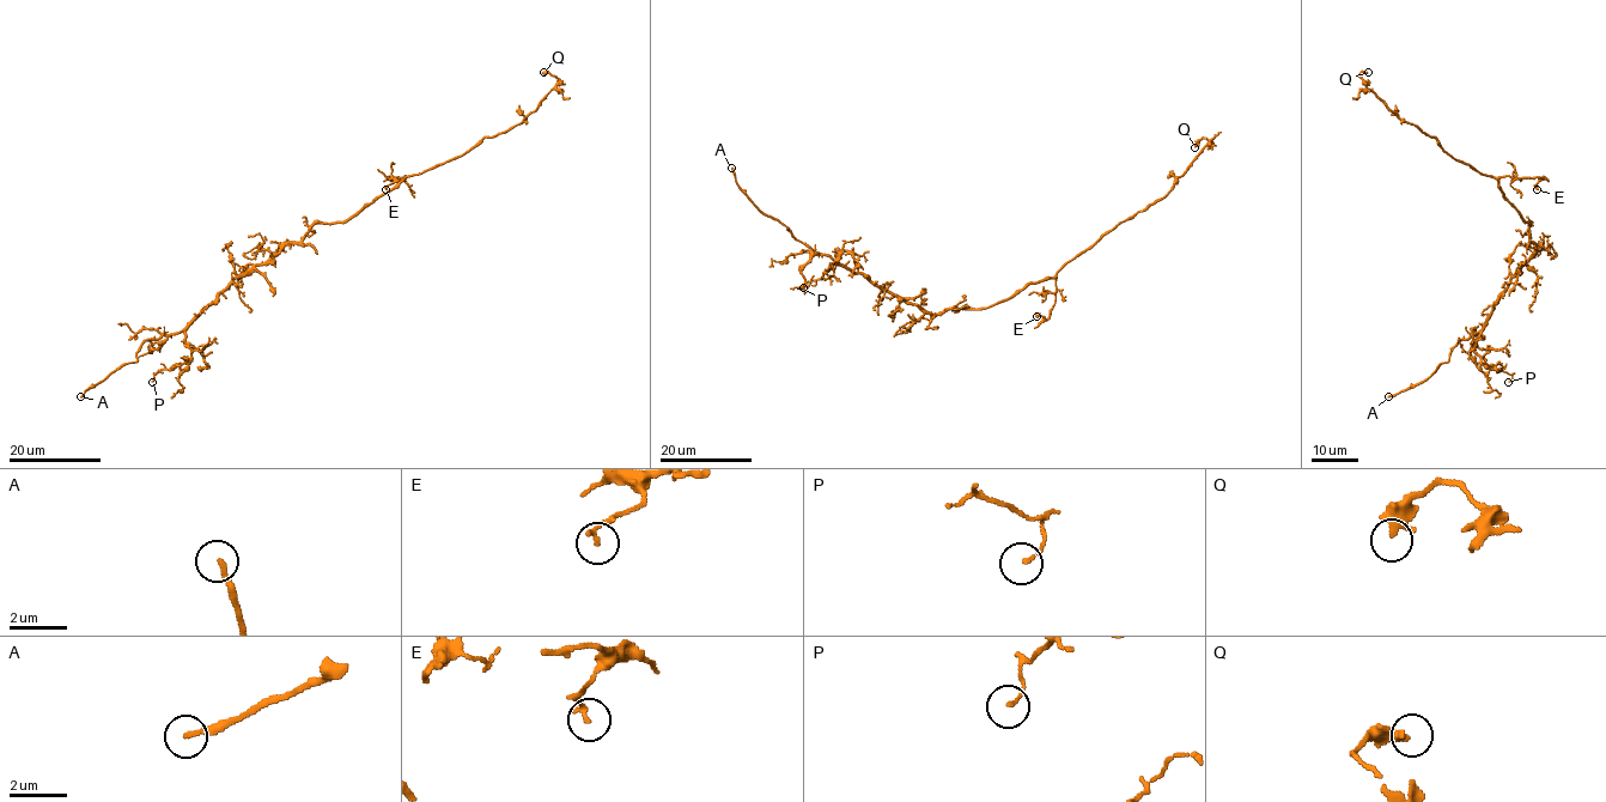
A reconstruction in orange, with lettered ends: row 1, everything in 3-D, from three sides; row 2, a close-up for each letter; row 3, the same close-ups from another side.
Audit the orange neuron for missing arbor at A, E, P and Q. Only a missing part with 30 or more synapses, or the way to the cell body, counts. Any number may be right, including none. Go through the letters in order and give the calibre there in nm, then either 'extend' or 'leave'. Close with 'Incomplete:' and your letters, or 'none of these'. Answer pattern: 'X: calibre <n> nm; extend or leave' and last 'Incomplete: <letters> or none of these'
A: calibre 180 nm; extend
E: calibre 160 nm; leave
P: calibre 110 nm; leave
Q: calibre 240 nm; leave
Incomplete: A

